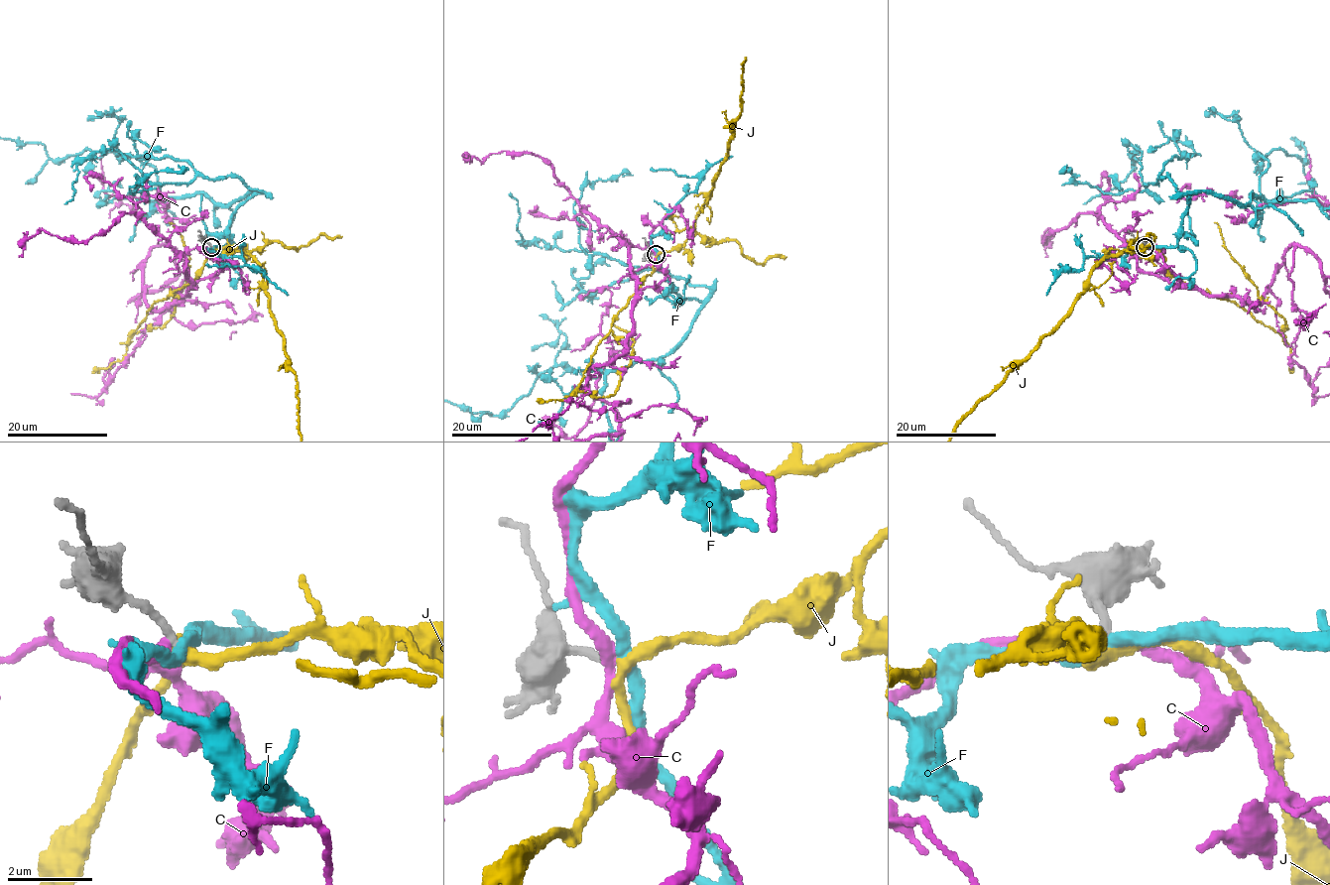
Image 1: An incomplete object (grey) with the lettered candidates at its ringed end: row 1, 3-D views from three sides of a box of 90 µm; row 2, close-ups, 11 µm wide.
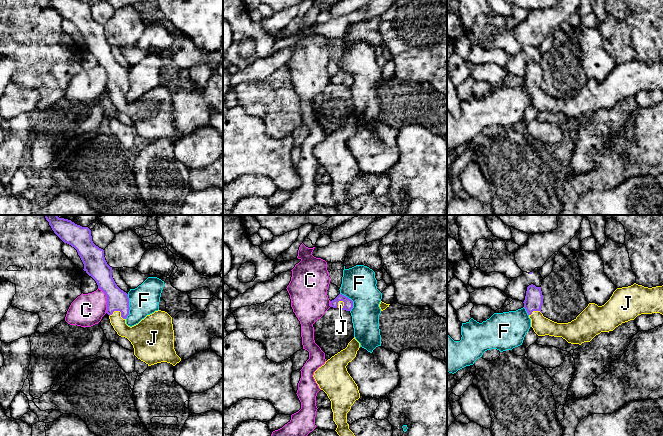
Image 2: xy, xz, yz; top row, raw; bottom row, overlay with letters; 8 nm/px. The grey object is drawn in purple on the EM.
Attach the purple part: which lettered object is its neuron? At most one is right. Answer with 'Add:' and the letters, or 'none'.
Add: J

